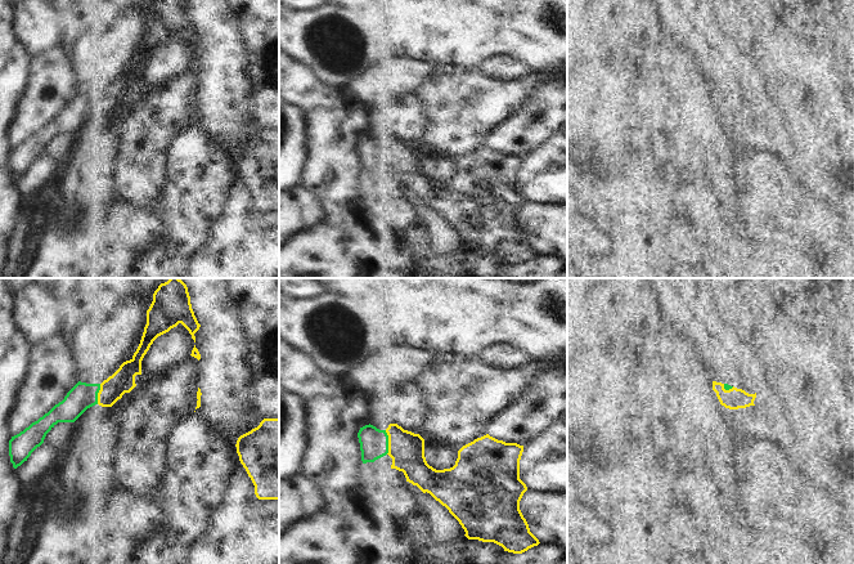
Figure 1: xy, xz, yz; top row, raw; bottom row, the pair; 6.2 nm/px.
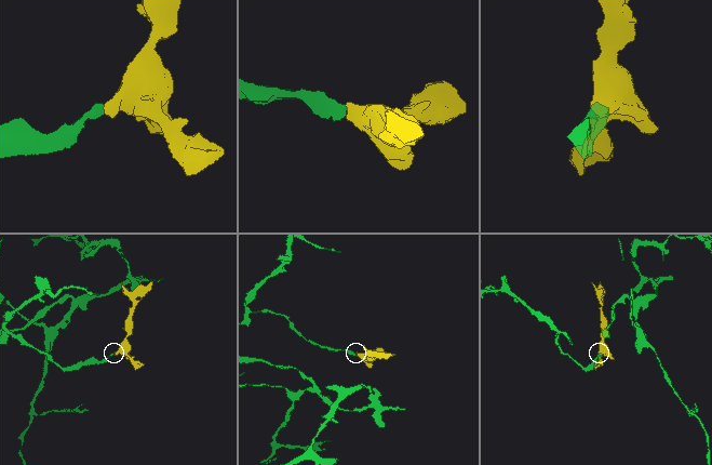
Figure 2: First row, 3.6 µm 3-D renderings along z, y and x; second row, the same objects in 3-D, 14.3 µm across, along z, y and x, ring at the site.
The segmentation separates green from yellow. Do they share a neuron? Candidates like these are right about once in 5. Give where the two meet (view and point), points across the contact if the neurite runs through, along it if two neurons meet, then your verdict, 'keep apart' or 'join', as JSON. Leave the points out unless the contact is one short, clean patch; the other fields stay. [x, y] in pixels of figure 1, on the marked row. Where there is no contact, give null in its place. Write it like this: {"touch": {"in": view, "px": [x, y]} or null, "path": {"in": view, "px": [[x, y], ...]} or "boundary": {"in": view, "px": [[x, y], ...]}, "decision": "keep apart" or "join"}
{"touch": {"in": "xz", "px": [387, 442]}, "path": {"in": "xz", "px": [[373, 442], [387, 442], [396, 442], [407, 450]]}, "decision": "join"}

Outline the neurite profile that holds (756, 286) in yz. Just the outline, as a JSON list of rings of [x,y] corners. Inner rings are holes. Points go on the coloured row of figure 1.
[[[740,278],[742,286],[752,295],[760,296],[768,291],[769,278]]]

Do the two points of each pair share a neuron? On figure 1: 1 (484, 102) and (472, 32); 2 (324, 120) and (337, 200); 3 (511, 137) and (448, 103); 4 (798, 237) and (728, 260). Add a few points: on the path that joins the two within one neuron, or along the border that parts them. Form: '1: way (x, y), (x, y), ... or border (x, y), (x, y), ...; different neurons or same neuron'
1: border (449, 63), (480, 67); different neurons
2: way (332, 139), (332, 168), (336, 171), (337, 180); same neuron
3: border (520, 110), (494, 130), (486, 144); different neurons
4: border (768, 241), (777, 250); different neurons

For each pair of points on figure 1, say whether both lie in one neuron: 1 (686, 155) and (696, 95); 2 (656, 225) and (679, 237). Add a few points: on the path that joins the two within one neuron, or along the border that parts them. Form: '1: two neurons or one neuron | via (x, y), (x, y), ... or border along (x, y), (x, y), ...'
1: two neurons | border along (688, 140), (692, 144), (692, 155), (705, 166)
2: two neurons | border along (668, 227), (660, 241)

